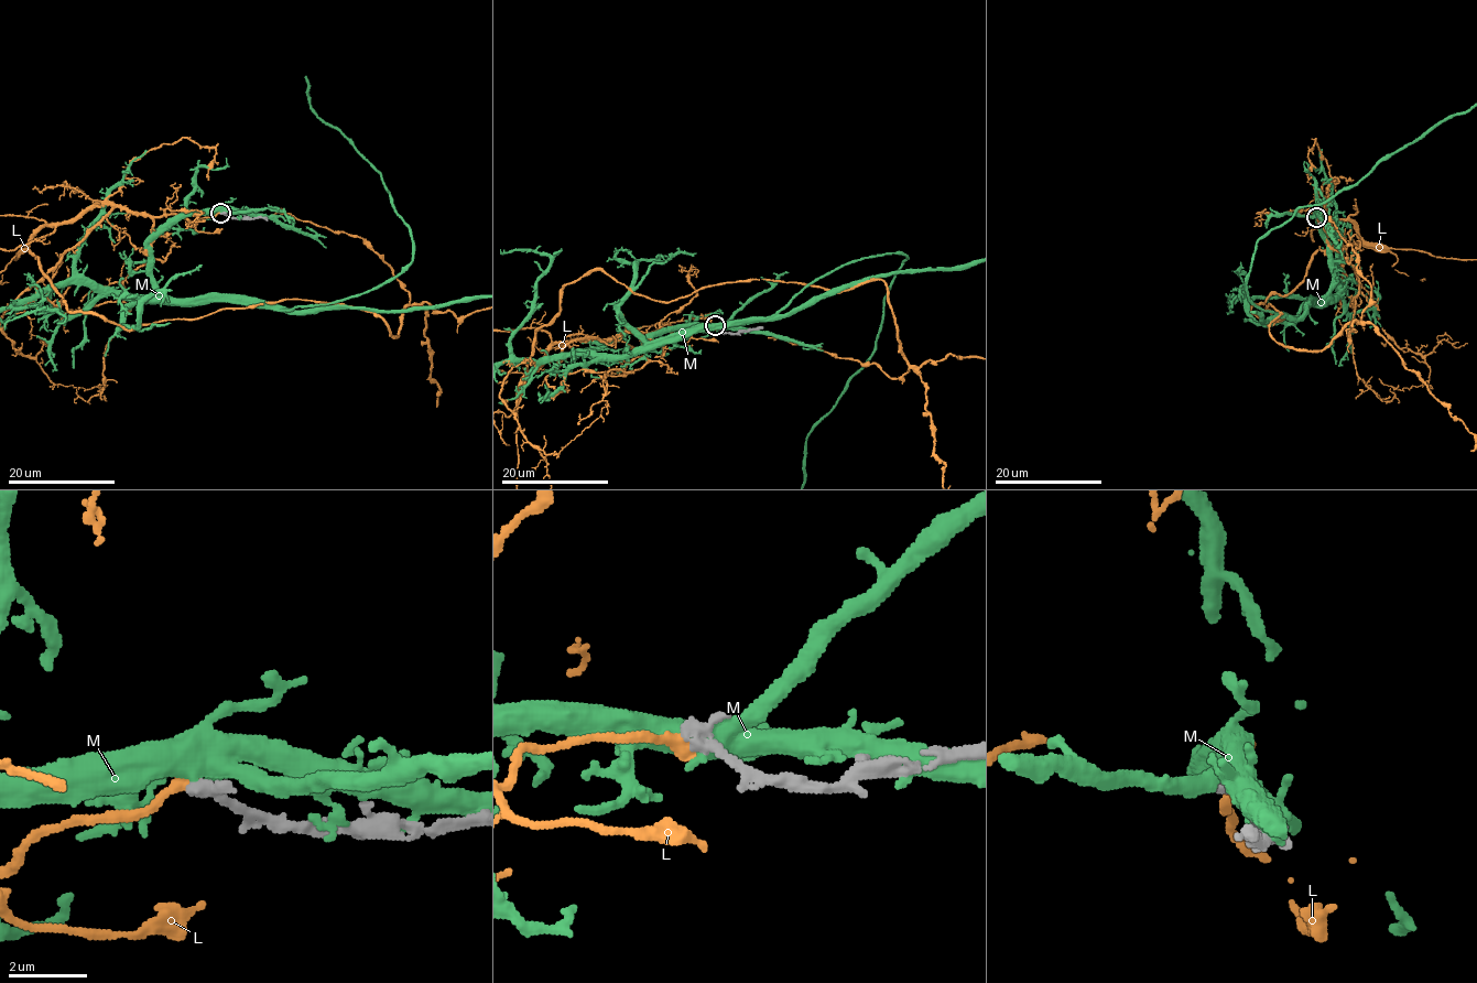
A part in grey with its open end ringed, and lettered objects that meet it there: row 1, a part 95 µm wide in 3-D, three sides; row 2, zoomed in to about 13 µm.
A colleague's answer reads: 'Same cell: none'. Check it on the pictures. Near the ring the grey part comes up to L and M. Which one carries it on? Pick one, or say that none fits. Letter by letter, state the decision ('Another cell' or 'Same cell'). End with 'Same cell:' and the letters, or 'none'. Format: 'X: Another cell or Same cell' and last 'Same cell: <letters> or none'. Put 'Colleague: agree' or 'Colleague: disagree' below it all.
L: Another cell
M: Another cell
Same cell: none
Colleague: agree

